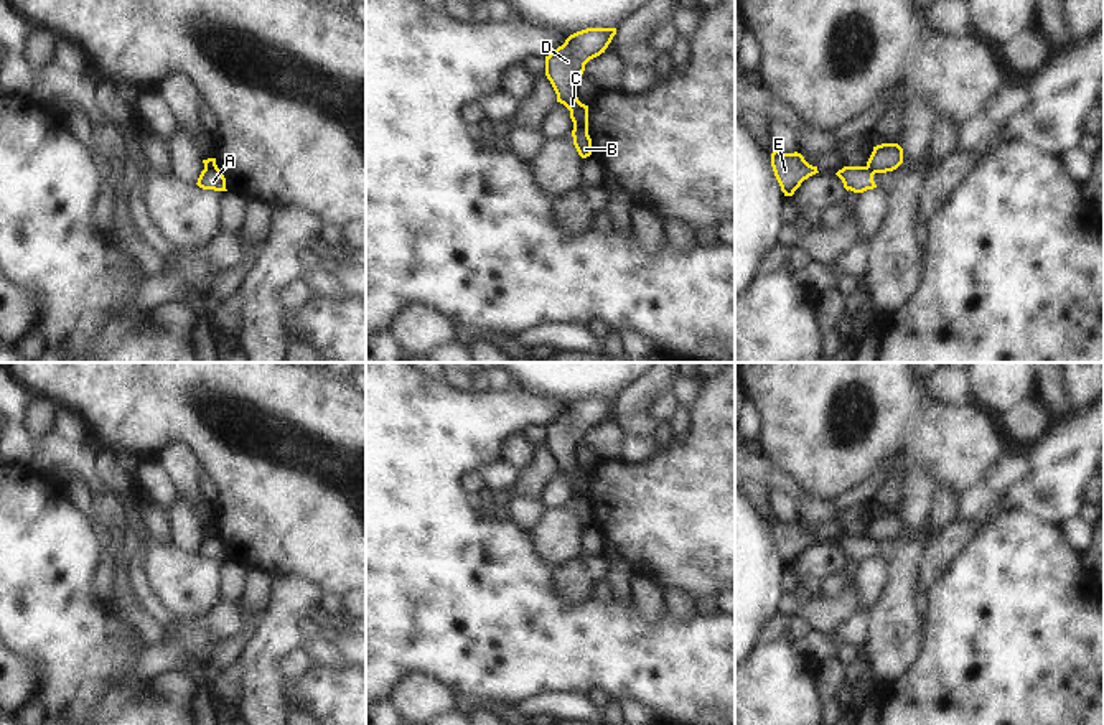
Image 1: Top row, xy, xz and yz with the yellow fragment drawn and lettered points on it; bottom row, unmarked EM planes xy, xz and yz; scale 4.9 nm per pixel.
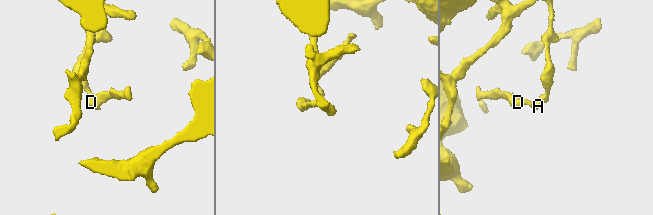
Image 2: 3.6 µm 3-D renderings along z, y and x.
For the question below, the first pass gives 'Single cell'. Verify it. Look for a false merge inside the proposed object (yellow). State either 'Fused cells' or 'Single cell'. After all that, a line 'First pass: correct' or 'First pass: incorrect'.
Fused cells.
First pass: incorrect

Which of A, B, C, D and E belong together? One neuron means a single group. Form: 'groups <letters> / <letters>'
groups A C D E / B

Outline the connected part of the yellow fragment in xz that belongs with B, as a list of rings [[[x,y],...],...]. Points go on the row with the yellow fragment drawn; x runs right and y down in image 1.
[[[573,129],[572,130],[573,145],[582,158],[587,158],[592,155],[592,138],[588,135],[588,130],[583,129]]]

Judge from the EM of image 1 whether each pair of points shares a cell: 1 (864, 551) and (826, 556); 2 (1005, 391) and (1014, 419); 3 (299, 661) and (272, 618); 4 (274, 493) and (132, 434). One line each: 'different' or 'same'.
1: different
2: different
3: different
4: same

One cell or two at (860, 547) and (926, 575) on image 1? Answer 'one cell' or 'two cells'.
two cells

